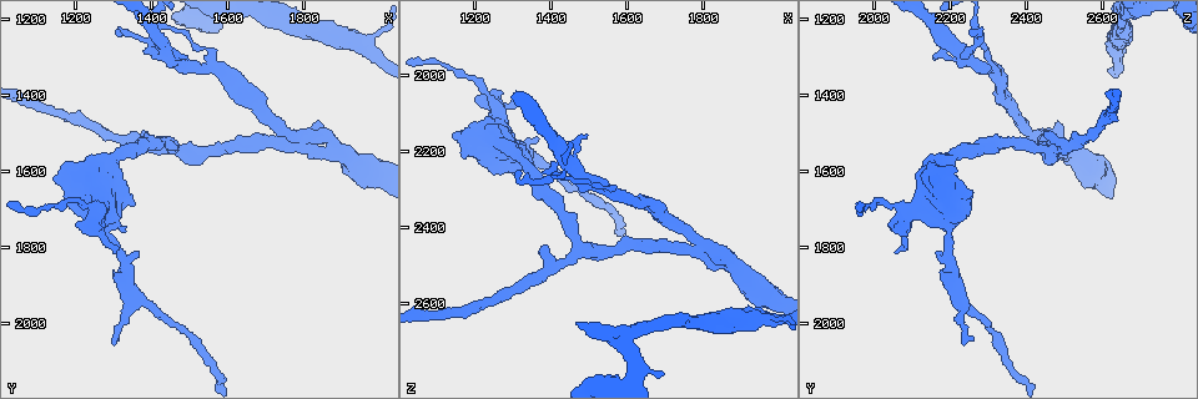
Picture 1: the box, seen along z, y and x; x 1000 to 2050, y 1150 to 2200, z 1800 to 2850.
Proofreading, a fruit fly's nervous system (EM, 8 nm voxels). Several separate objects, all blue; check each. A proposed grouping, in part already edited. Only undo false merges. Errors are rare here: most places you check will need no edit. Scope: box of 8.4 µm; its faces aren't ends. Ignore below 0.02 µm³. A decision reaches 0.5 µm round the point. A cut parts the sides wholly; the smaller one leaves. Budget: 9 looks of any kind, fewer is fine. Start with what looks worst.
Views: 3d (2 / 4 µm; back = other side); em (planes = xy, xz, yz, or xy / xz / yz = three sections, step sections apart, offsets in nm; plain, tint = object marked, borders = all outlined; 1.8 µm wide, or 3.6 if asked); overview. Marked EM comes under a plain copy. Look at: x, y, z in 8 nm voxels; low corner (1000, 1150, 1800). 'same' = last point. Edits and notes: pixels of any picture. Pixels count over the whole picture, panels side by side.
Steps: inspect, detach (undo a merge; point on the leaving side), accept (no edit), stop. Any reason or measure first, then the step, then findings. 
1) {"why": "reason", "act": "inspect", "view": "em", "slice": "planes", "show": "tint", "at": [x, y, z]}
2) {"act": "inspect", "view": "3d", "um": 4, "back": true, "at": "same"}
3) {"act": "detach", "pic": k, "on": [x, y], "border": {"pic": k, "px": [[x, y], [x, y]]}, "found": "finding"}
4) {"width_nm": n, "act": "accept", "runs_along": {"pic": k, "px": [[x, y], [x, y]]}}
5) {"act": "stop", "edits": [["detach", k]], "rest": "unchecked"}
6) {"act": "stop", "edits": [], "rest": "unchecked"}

{"why": "abrupt turn", "act": "inspect", "view": "em", "slice": "planes", "show": "tint", "at": [1760, 1525, 2450]}

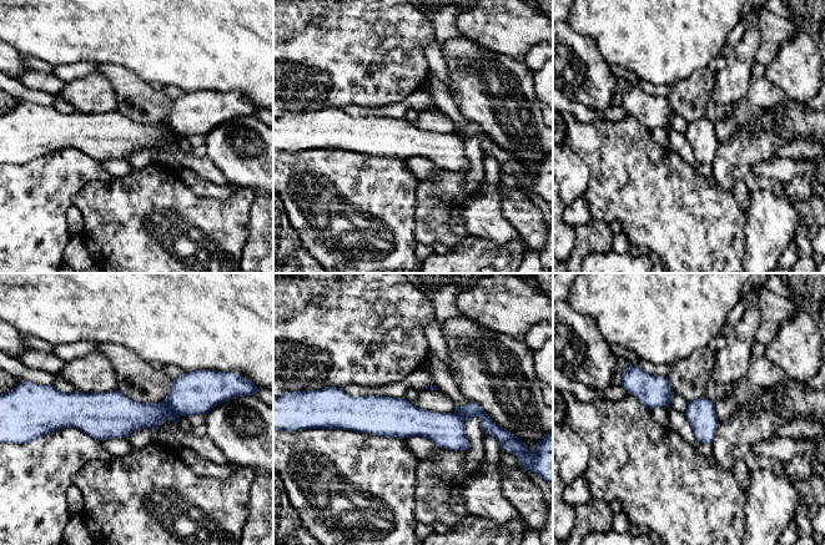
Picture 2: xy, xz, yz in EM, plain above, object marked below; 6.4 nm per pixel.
{"act": "accept", "found": "one neuron here"}

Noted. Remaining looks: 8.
{"act": "inspect", "view": "3d", "um": 2, "at": [1440, 1300, 2230]}

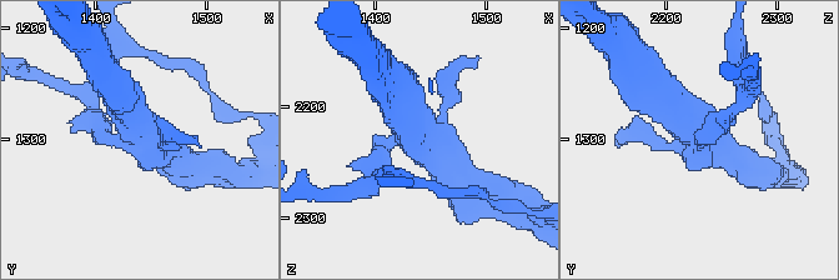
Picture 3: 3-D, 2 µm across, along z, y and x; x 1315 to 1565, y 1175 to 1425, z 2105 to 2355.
{"act": "inspect", "view": "em", "slice": "planes", "show": "tint", "at": [1442, 1296, 2230]}

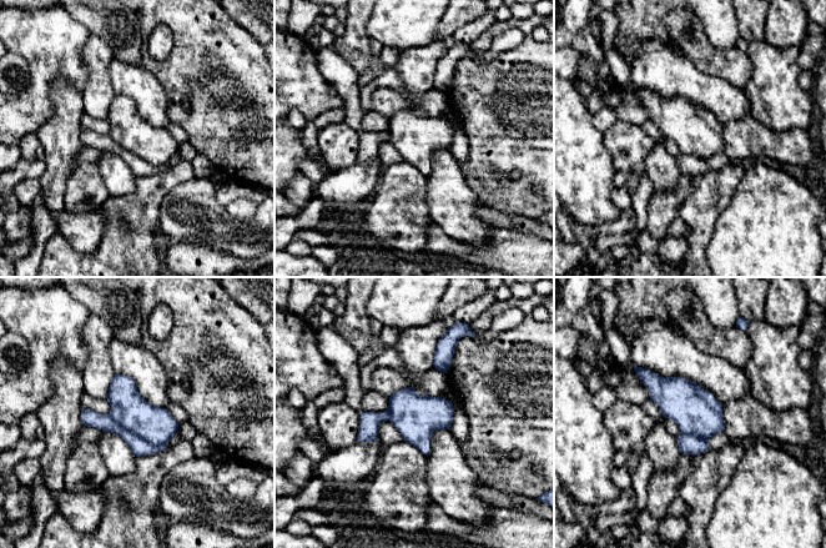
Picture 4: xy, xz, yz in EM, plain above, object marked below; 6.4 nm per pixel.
{"act": "accept", "found": "one neuron here"}

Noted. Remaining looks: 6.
{"why": "sudden change in width", "act": "inspect", "view": "em", "um": 3.6, "slice": "yz", "step": 16, "show": "tint", "at": [1260, 1680, 2135]}

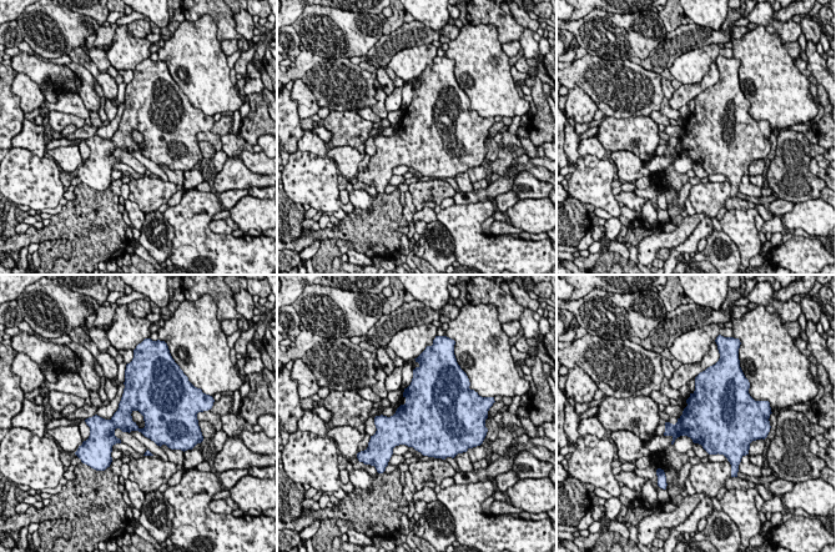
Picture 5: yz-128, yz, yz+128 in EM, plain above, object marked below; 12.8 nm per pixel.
{"act": "inspect", "view": "em", "um": 3.6, "slice": "planes", "show": "tint", "at": "same"}

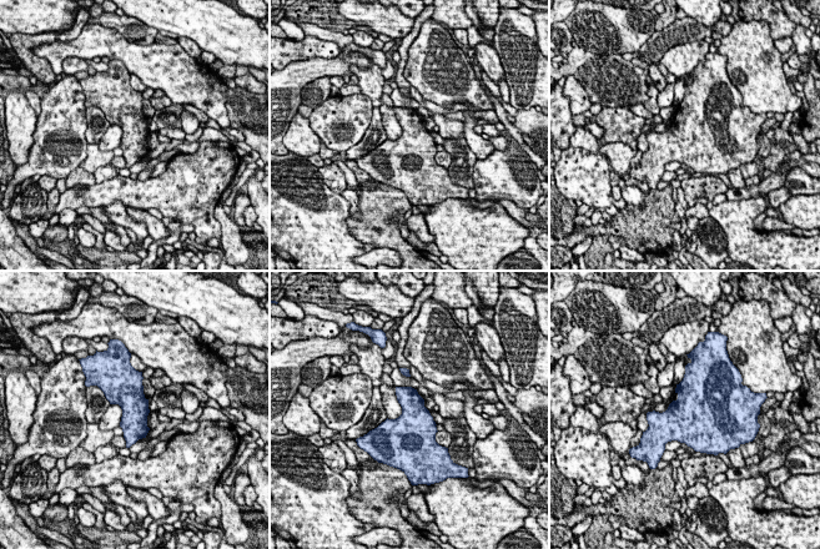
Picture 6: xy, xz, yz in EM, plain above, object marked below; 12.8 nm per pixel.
{"width_nm": 360, "act": "accept", "found": "all the same neuron"}

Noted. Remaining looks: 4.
{"why": "three-way junction", "act": "inspect", "view": "em", "slice": "planes", "show": "borders", "at": [1470, 1550, 2445]}

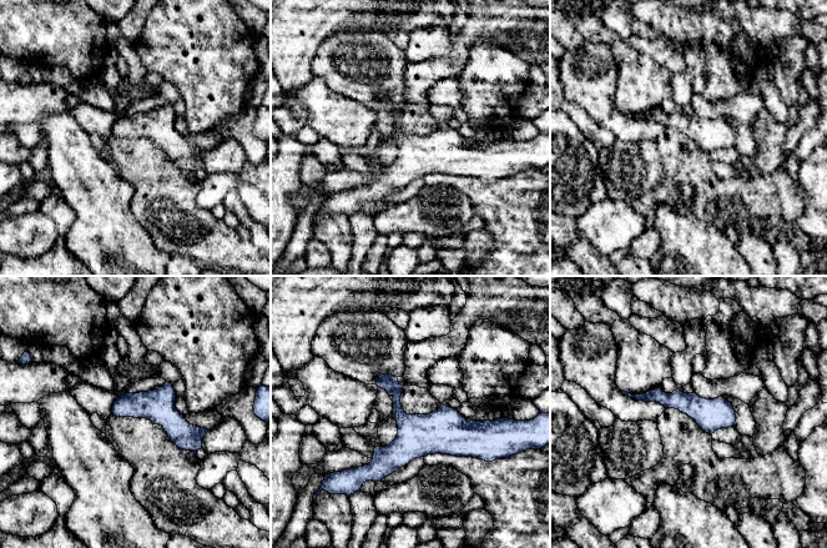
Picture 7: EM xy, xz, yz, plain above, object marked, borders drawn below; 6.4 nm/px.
{"act": "accept", "found": "all the same neuron"}

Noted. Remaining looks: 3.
{"act": "stop", "edits": [], "rest": "unchecked"}

